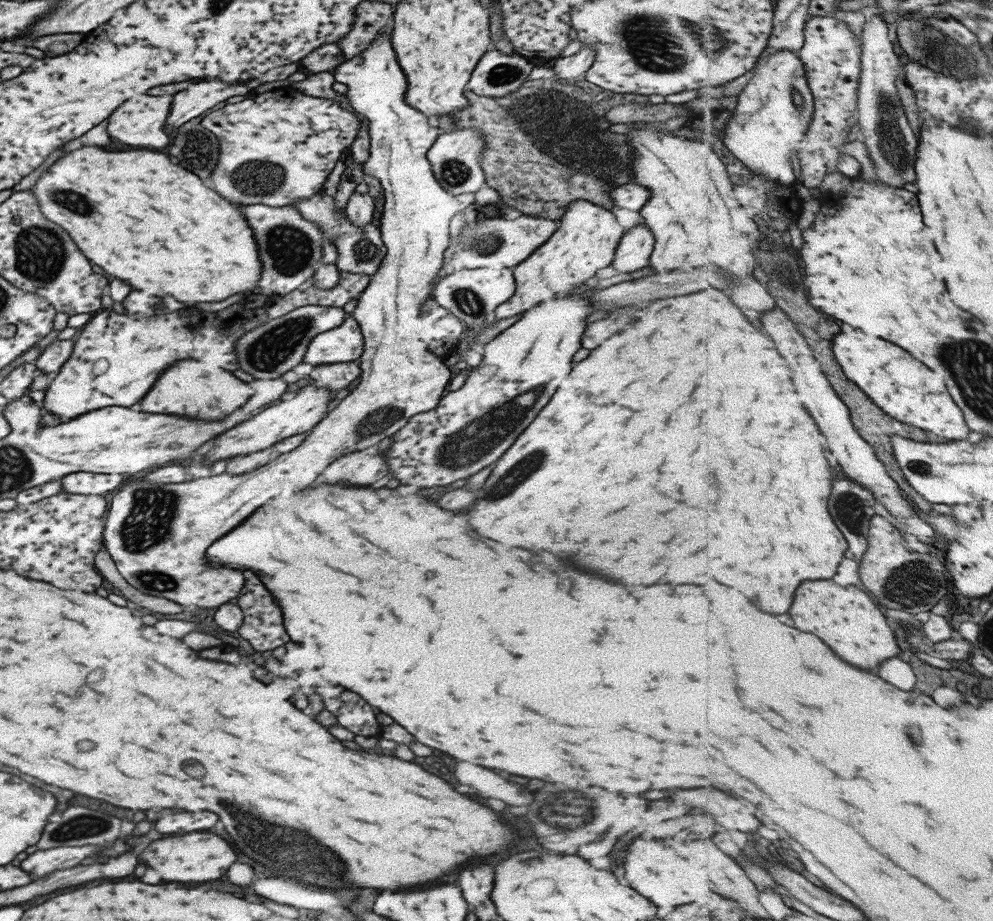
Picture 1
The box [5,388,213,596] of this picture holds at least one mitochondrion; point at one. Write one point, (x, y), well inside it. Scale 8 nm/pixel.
(153, 514)

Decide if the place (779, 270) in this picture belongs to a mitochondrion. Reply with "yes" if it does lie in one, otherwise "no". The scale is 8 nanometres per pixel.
yes

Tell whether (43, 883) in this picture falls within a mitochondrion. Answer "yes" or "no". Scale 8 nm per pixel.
no

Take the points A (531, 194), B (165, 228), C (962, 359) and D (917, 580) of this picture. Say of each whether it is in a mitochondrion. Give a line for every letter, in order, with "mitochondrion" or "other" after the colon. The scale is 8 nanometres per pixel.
A: other
B: other
C: mitochondrion
D: mitochondrion

